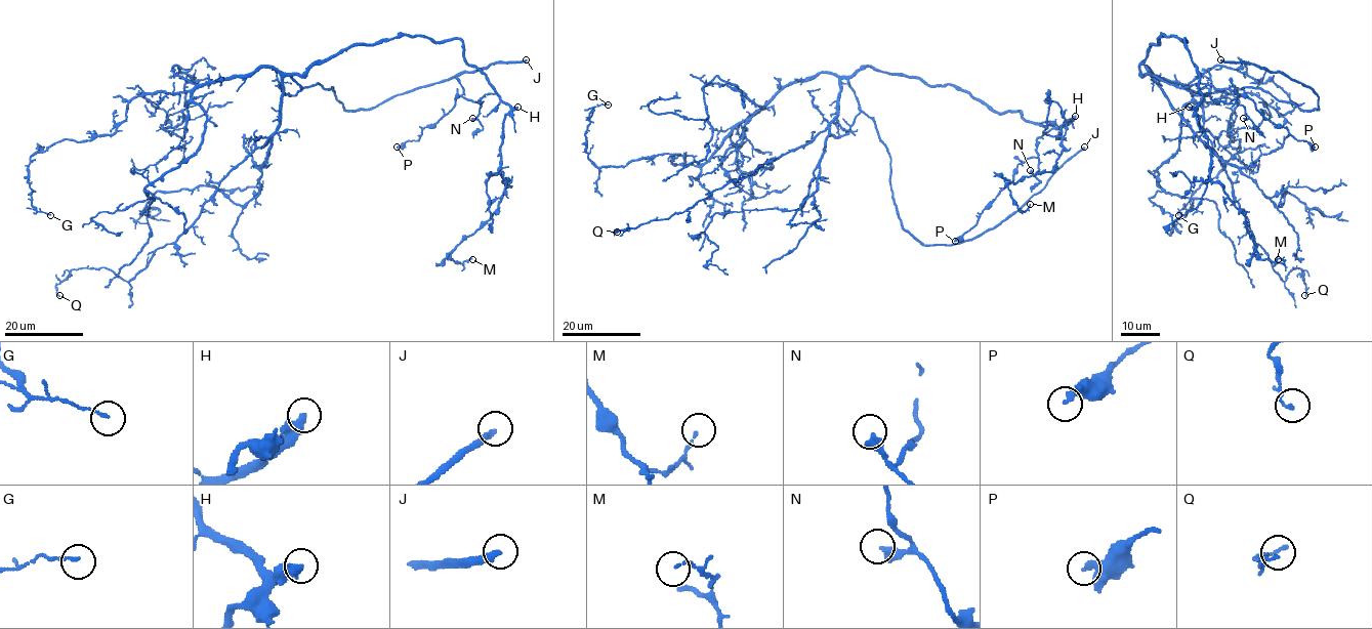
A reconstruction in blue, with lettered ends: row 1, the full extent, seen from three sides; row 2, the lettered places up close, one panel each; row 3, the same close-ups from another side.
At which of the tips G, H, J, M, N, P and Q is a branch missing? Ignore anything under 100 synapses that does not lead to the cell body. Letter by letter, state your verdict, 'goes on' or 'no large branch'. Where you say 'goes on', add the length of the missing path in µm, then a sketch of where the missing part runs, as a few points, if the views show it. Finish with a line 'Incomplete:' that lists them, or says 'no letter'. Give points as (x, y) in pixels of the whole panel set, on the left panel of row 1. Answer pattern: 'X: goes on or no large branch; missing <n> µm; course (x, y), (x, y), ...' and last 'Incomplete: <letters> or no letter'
G: no large branch
H: goes on; missing 70 µm; course (517, 107), (516, 88), (520, 99), (506, 105), (502, 147), (540, 162), (548, 149)
J: goes on; missing 15 µm; course (526, 59), (532, 60), (544, 53)
M: no large branch
N: no large branch
P: no large branch
Q: no large branch
Incomplete: H, J

